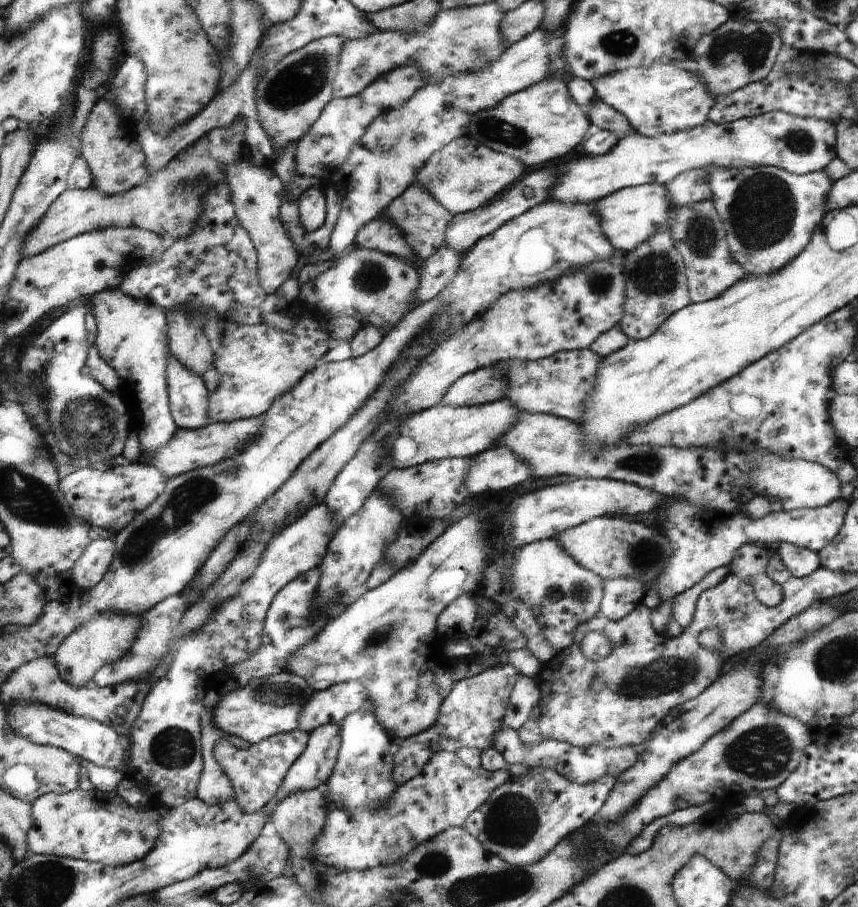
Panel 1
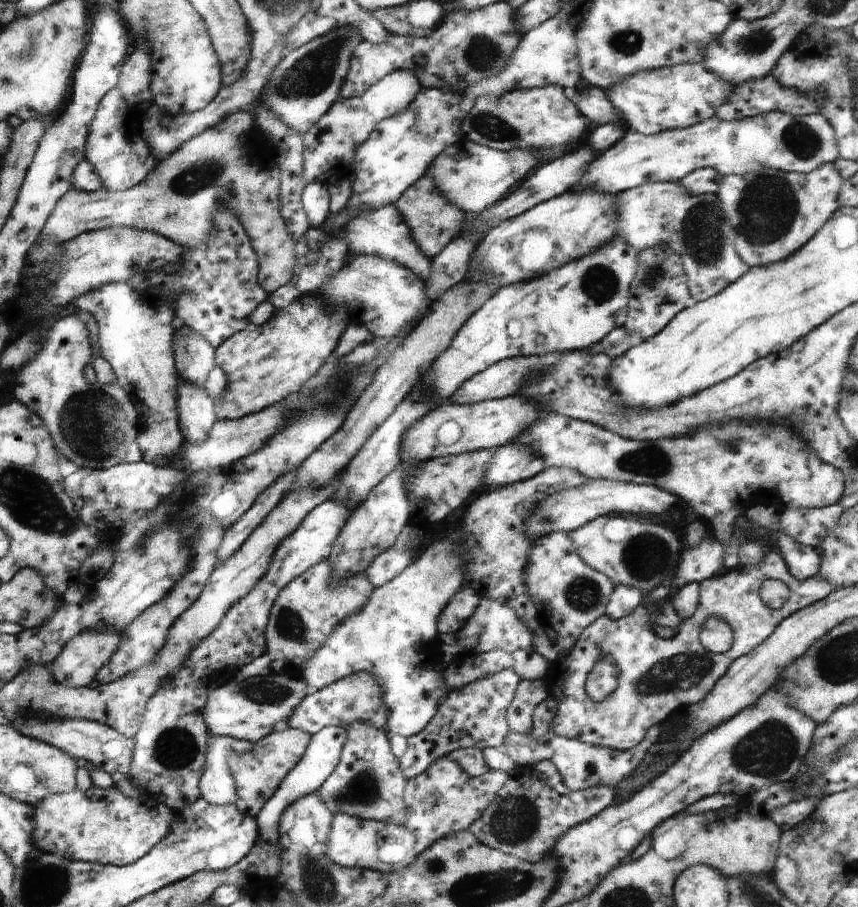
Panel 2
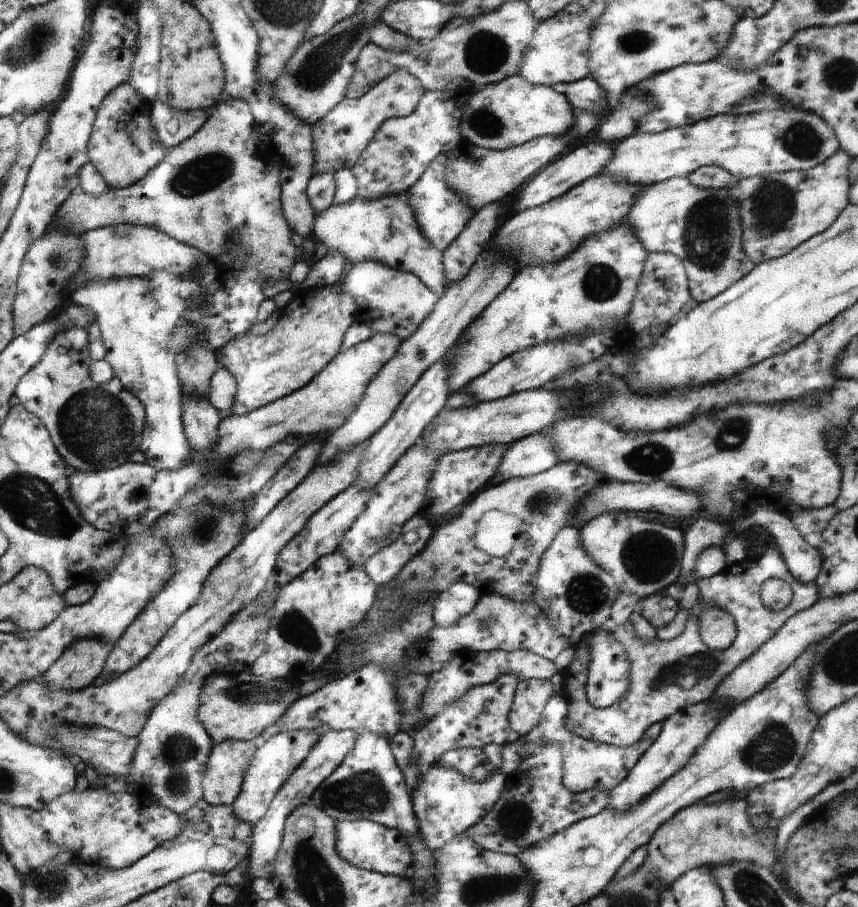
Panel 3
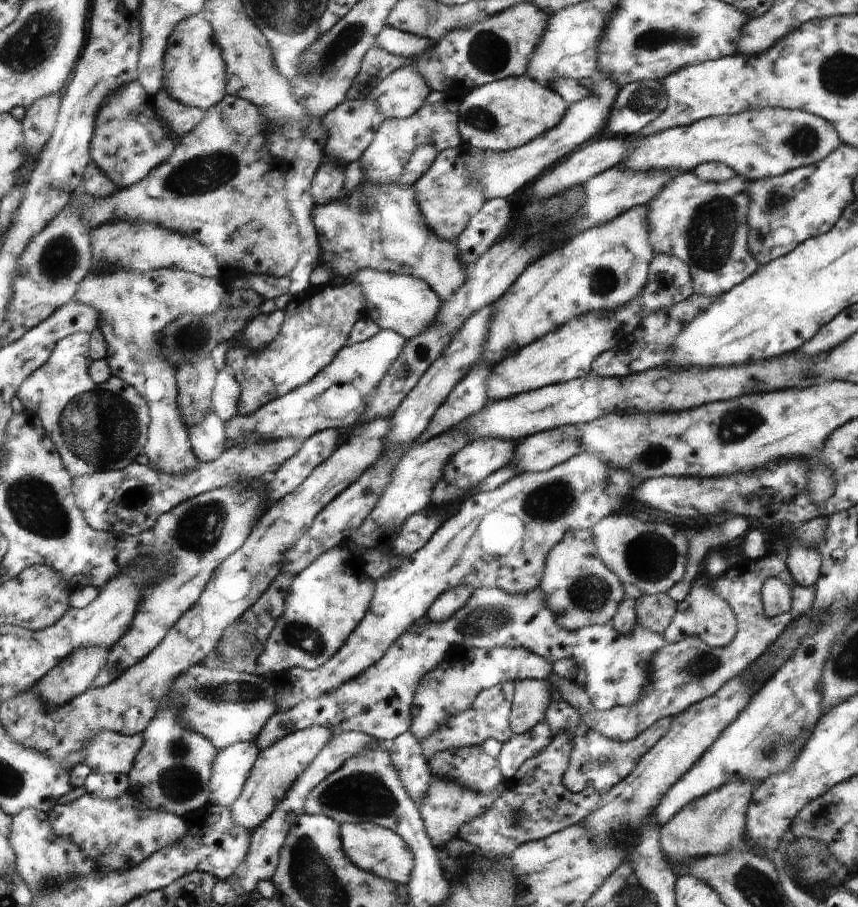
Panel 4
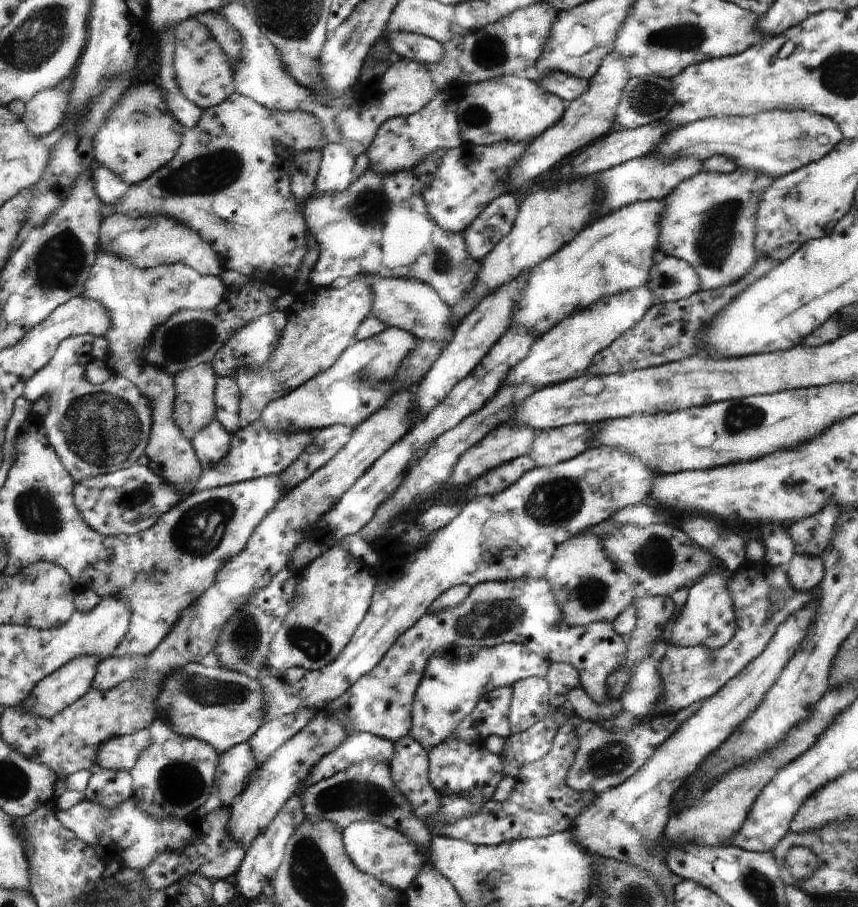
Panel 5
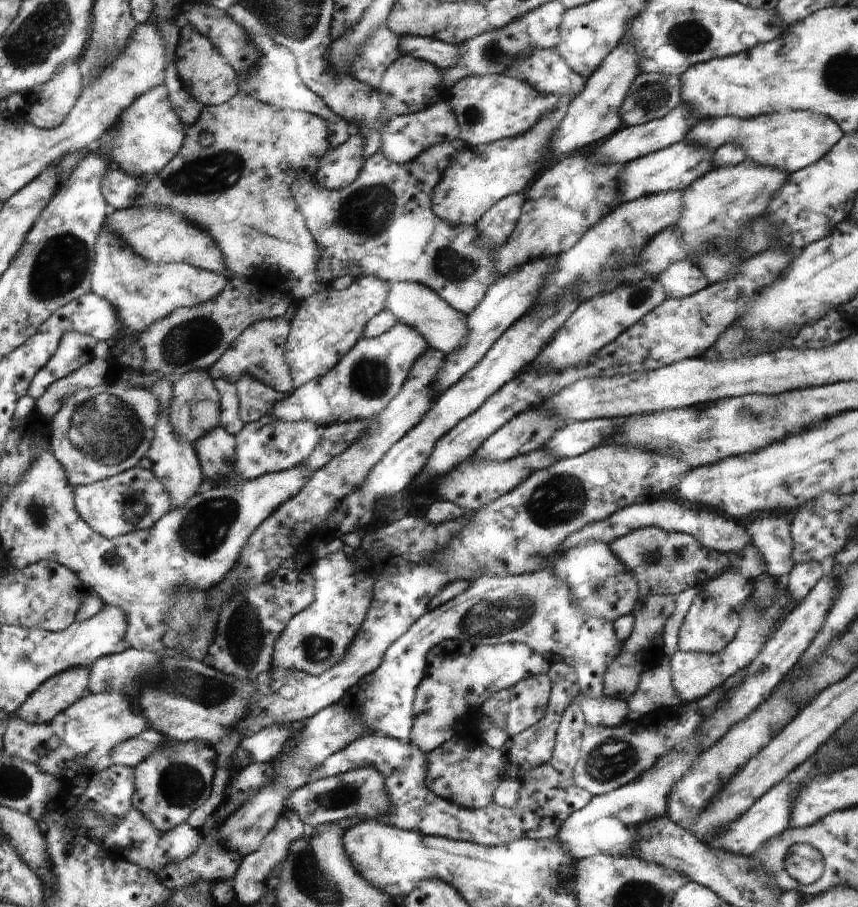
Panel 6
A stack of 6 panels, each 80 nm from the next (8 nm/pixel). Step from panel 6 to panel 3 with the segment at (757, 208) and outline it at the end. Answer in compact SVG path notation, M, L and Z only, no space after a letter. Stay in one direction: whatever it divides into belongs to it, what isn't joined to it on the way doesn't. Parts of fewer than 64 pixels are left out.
M672 177L644 186L628 216L629 223L647 251L672 253L681 259L688 272L689 290L698 303L724 293L729 286L740 281L756 266L744 252L744 226L741 223L739 202L731 197L727 189L705 189L690 182L689 177Z

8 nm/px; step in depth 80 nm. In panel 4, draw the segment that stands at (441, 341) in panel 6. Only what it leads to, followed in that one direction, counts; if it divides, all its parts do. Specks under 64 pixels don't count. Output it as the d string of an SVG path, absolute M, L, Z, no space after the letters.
M361 270L356 274L358 283L366 298L363 314L382 329L390 329L404 335L407 340L425 332L438 318L442 300L437 291L422 279L412 275L383 273L377 270Z

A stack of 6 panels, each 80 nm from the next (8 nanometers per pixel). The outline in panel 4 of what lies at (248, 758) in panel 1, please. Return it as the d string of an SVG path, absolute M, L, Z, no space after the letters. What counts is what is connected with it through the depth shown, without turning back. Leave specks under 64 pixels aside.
M316 724L310 728L295 730L292 734L276 741L272 746L259 751L252 774L245 782L244 790L236 802L229 807L234 822L248 835L255 832L258 826L270 816L274 806L284 799L294 781L310 766L310 762L316 758L316 755L326 748L335 734L332 727Z

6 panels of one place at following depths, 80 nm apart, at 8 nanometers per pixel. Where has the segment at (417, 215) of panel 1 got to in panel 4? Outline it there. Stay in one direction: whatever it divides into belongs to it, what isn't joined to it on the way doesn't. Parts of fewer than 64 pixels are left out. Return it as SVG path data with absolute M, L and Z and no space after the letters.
M469 145L463 149L446 150L438 162L434 162L434 170L415 182L416 200L422 215L425 216L426 225L438 236L447 241L454 241L466 228L487 200L486 190L478 184L480 168L484 166L486 151Z

